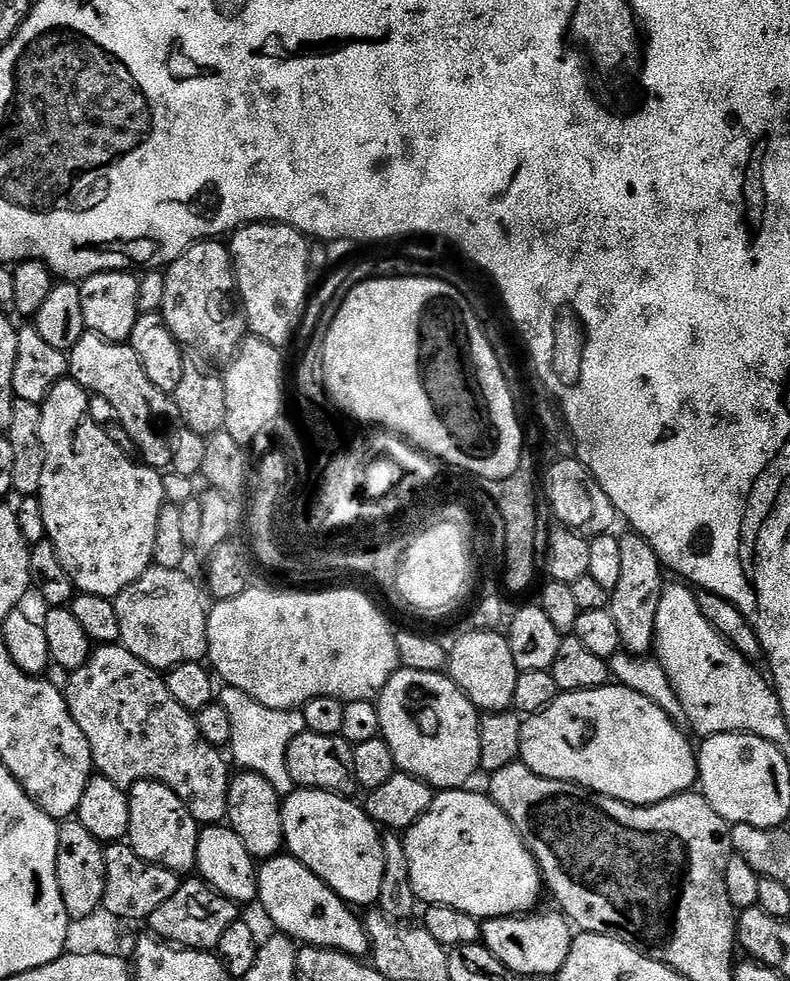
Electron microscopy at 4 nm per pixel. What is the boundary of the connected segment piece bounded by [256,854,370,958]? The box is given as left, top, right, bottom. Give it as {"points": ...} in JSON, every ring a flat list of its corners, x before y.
{"points":[[272,856,259,865,256,873,258,882,258,904,264,907,272,919,277,933,290,936,304,946,332,948,348,956,364,958,369,955,370,945,364,929,363,919,355,916,353,909,326,882,322,882,305,864,293,856]]}

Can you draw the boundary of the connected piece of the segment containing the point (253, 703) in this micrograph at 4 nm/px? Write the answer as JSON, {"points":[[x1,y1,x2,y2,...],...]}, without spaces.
{"points":[[221,687,218,692,218,703,226,706,226,714,230,714,230,723,234,738,230,745,230,756,235,767,245,772,262,774,274,790,278,790,281,798,294,791,290,778,290,766,286,766,286,750,290,750,290,742,298,738,298,734,306,731,303,711,295,708,271,708,262,706,250,694,237,688]]}

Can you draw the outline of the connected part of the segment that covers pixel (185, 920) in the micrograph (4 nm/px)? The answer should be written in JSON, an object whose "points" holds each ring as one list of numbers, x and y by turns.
{"points":[[188,878,181,883,178,894,172,895,163,906,154,910,154,914,150,914,146,928,165,944,191,948,194,952,212,952,222,939,222,933,237,919,238,905,230,898,218,894,205,880]]}

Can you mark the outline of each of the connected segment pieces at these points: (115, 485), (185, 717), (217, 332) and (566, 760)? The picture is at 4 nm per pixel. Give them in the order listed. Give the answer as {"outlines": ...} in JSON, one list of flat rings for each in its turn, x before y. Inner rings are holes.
{"outlines":[[[66,378,50,390,43,404,40,405,40,437,42,438,42,450,44,451,44,465,42,466,42,486,38,493,40,505,42,506,42,518,46,521,46,538,58,550,58,558,70,574,72,583,76,585,81,593,86,595,105,596,115,598,119,592,126,590,130,582,138,582,147,568,153,567,154,561,154,534,158,531,158,514,162,514,162,506,166,503,163,490,163,475,157,469,149,466,147,463,139,462,135,464,102,429,96,425,96,420,92,417,92,408,88,405,90,394,82,386,78,386,76,381]],[[119,643,101,644,93,651,86,666,71,673,68,688,63,693,74,722,78,722,78,730,82,730,86,742,90,742,92,762,99,775,125,790,143,780,157,780,182,798,197,824,207,826,227,821,229,761,221,749,210,746,210,742,202,738,195,715,174,702,167,679,157,669,134,658,134,654]],[[214,239,190,246,186,254,167,265,164,281,166,290,160,312,176,341,181,346,205,352,212,360,231,361,250,329,238,295,229,245]],[[609,682,603,688,594,690,582,690,581,692,561,692,556,700,546,710,538,714,527,717,522,726,522,750,520,751,520,760,527,768,534,770,542,778,551,780,565,780,571,784,577,784,579,788,586,788,590,792,596,792,599,796,609,796,615,800,621,800,627,804,657,804,666,798,674,798,683,792,691,792,698,784,698,752,690,741,684,737,685,729,681,725,668,717,666,710,654,706,646,694,638,694,634,690,625,688,623,684]]]}

